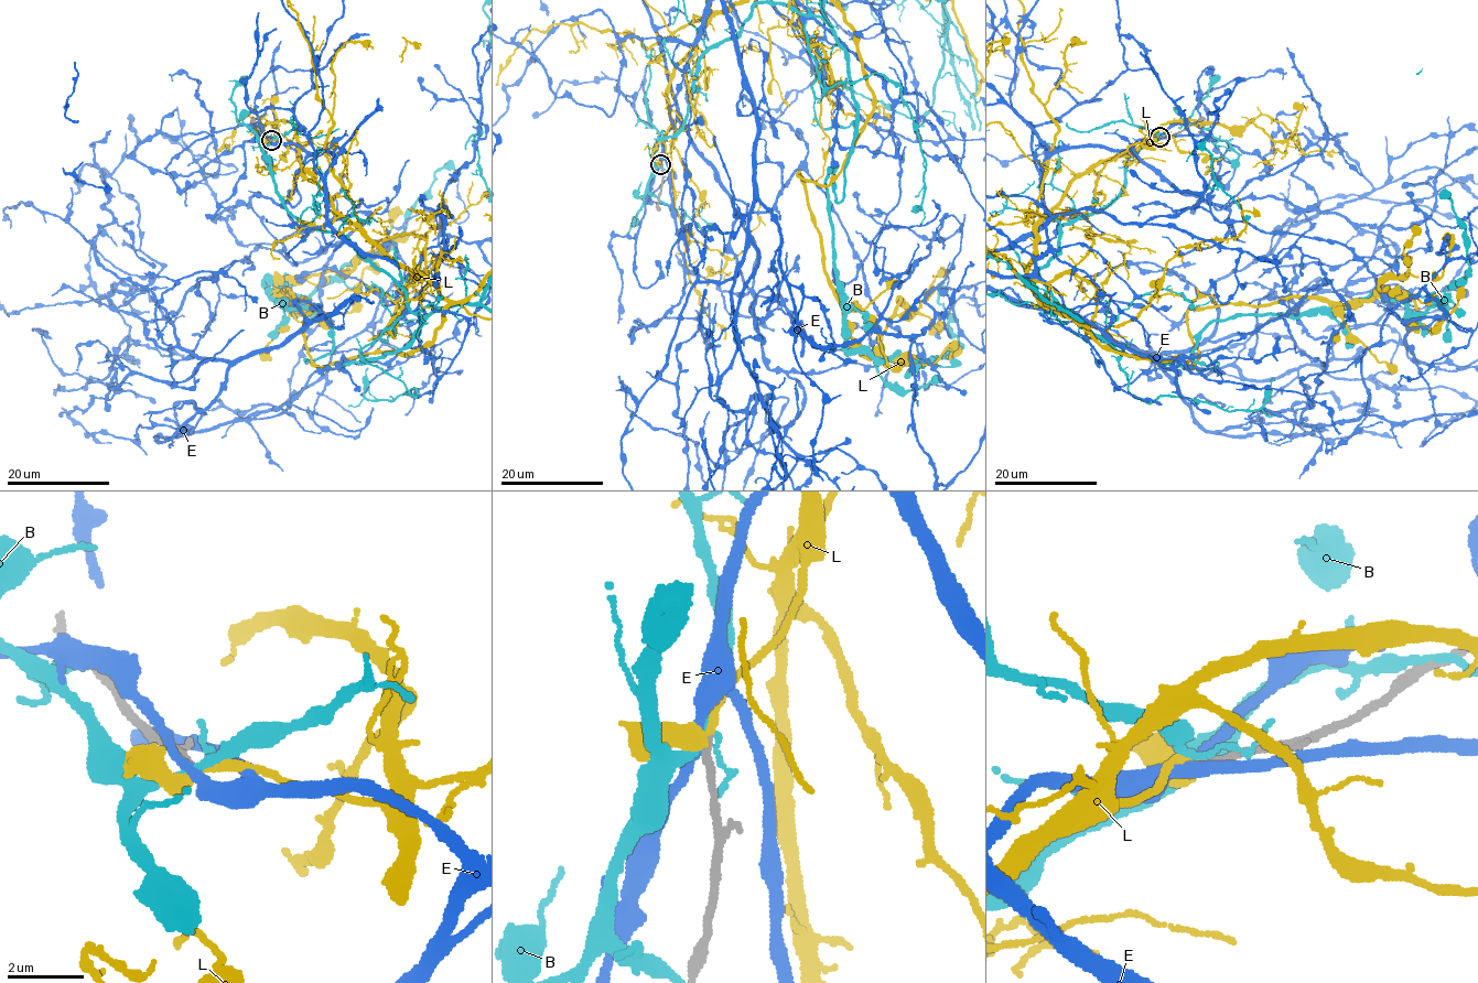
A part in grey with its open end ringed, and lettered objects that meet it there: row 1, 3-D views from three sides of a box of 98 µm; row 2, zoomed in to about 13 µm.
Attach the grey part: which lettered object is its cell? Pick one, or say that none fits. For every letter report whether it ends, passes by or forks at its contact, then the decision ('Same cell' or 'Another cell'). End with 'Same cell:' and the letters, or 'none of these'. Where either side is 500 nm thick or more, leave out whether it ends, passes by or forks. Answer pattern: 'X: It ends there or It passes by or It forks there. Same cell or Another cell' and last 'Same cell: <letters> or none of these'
B: It forks there. Another cell
E: It passes by. Another cell
L: It passes by. Same cell
Same cell: L

